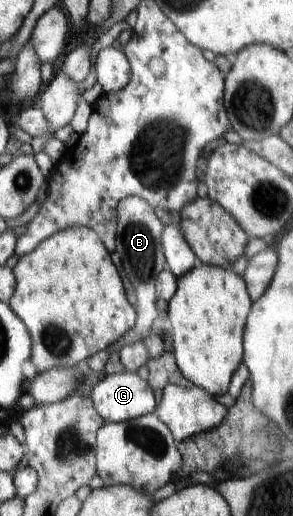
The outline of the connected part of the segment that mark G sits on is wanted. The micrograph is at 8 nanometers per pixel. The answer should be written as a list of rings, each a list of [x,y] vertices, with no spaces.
[[[120,372],[113,375],[105,375],[98,382],[90,397],[97,413],[108,422],[124,422],[133,420],[147,414],[155,413],[157,407],[156,396],[152,390],[152,386],[147,380],[139,378],[137,373]]]

